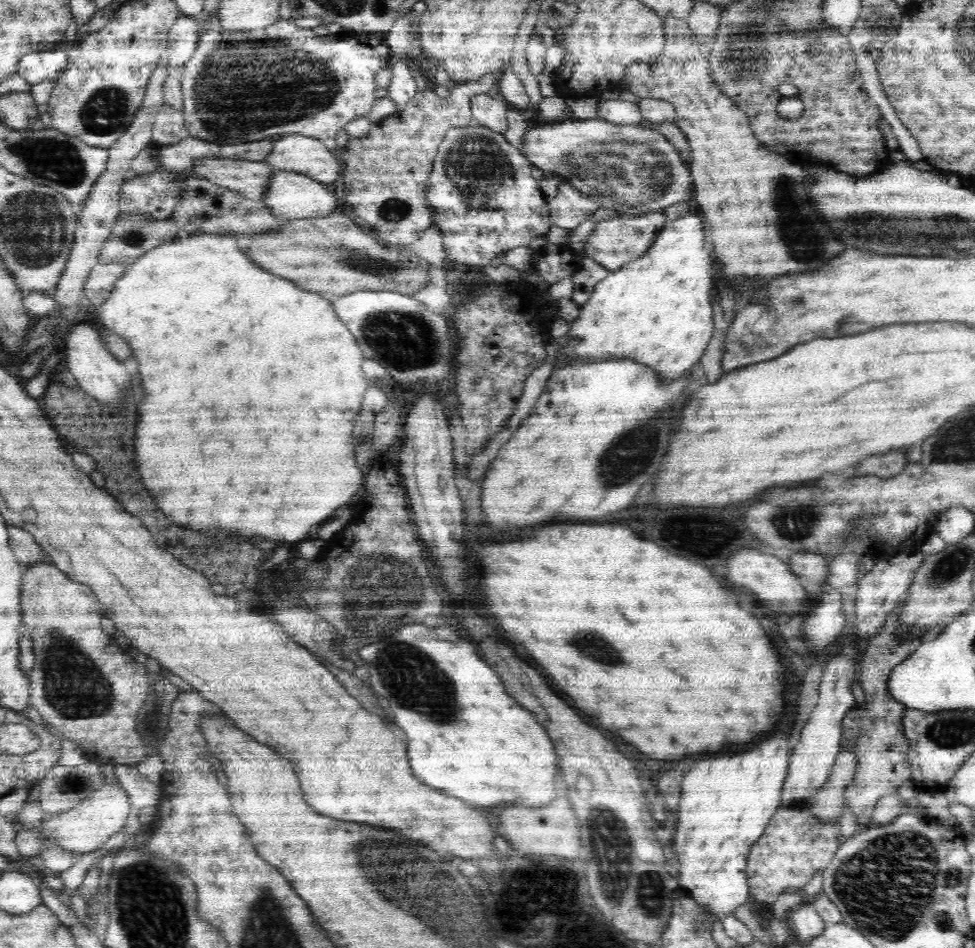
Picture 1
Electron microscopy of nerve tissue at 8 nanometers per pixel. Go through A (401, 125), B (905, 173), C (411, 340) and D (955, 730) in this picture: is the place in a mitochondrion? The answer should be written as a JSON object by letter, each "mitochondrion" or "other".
{"A":"other","B":"other","C":"mitochondrion","D":"mitochondrion"}

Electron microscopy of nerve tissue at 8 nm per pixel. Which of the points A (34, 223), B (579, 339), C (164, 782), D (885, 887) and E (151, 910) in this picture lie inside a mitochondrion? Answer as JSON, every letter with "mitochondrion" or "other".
{"A":"mitochondrion","B":"mitochondrion","C":"other","D":"mitochondrion","E":"mitochondrion"}

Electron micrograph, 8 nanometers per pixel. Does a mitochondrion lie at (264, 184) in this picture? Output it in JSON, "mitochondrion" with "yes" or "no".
{"mitochondrion":"no"}

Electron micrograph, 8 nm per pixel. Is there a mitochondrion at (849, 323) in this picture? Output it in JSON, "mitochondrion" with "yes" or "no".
{"mitochondrion":"yes"}

